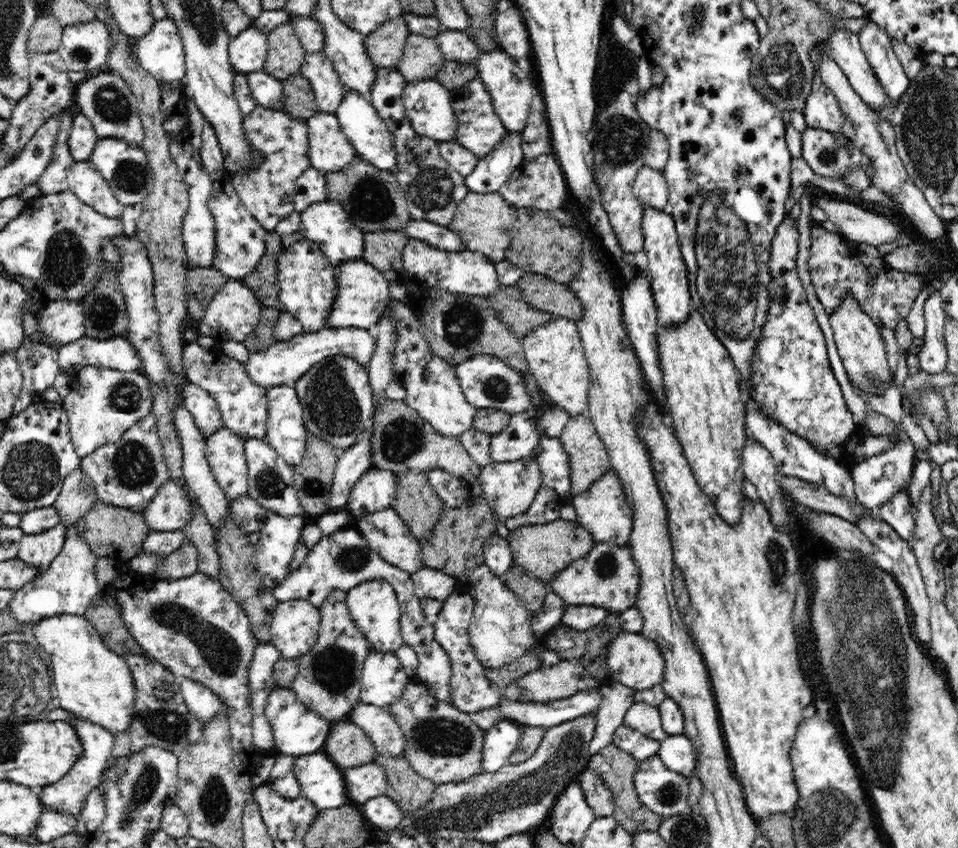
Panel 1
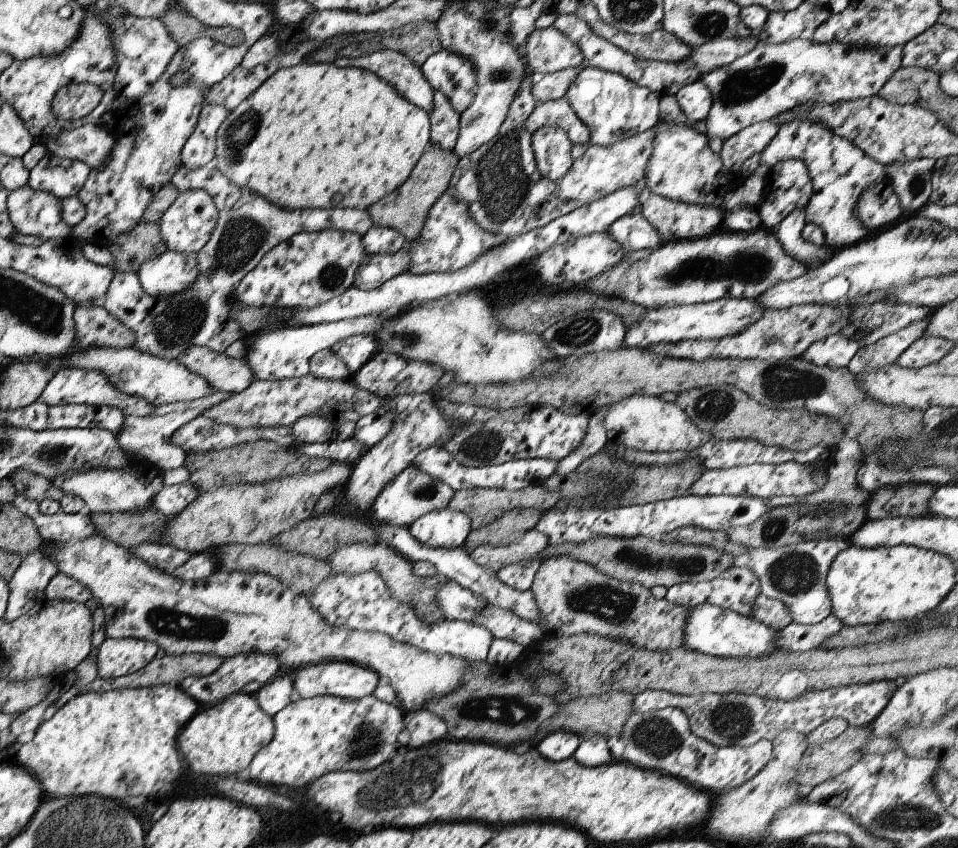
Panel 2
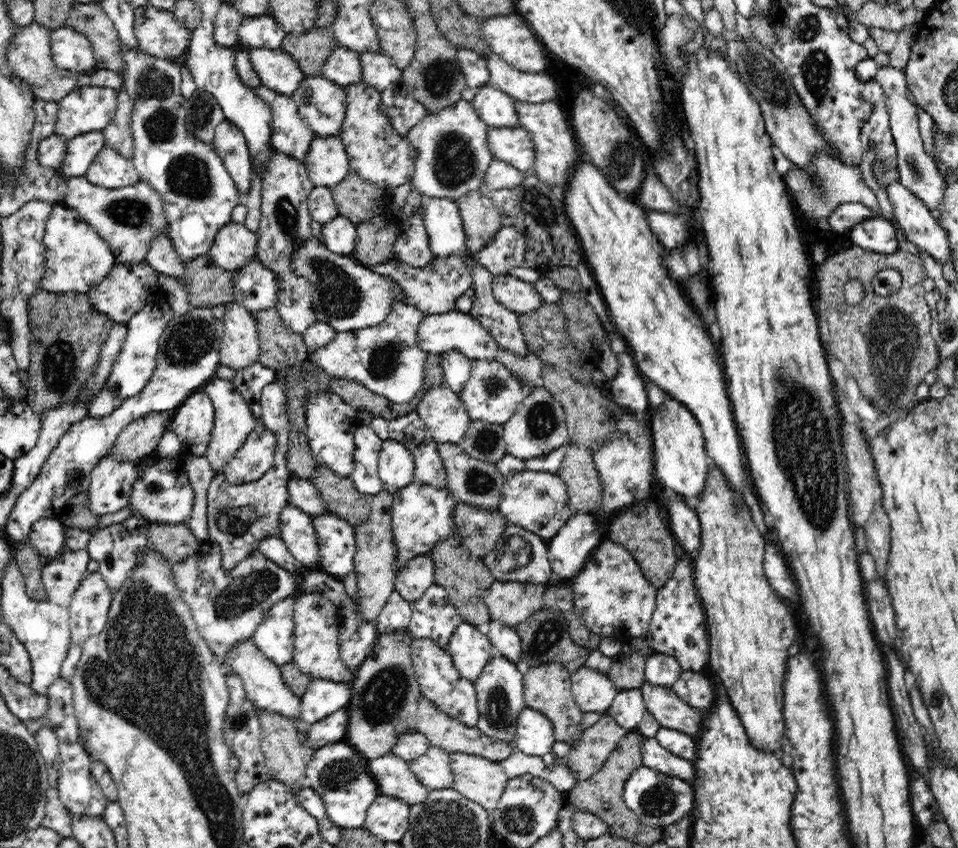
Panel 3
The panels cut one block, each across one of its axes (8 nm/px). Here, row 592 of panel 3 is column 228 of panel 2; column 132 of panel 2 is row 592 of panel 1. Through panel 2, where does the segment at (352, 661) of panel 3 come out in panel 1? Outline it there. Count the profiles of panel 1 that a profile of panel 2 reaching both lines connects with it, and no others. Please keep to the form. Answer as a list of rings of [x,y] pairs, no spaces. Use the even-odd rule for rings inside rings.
[[[356,528],[340,529],[329,535],[322,535],[319,542],[308,549],[303,563],[293,570],[280,586],[271,589],[279,602],[304,599],[319,607],[332,590],[348,592],[364,580],[386,580],[394,587],[401,608],[401,636],[408,646],[416,651],[419,665],[415,676],[427,689],[427,693],[436,700],[450,700],[451,660],[446,651],[435,640],[433,620],[424,616],[422,601],[415,593],[412,575],[401,568],[388,564],[374,549],[370,548],[366,539]]]

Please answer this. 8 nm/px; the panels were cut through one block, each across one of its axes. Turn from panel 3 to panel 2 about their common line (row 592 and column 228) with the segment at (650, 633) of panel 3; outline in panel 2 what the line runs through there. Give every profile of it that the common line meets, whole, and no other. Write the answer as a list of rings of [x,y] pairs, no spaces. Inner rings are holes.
[[[240,653],[223,660],[223,663],[211,675],[187,676],[181,681],[180,688],[195,701],[202,704],[216,704],[230,695],[239,693],[248,682],[260,682],[265,685],[280,673],[279,659],[266,653]]]

